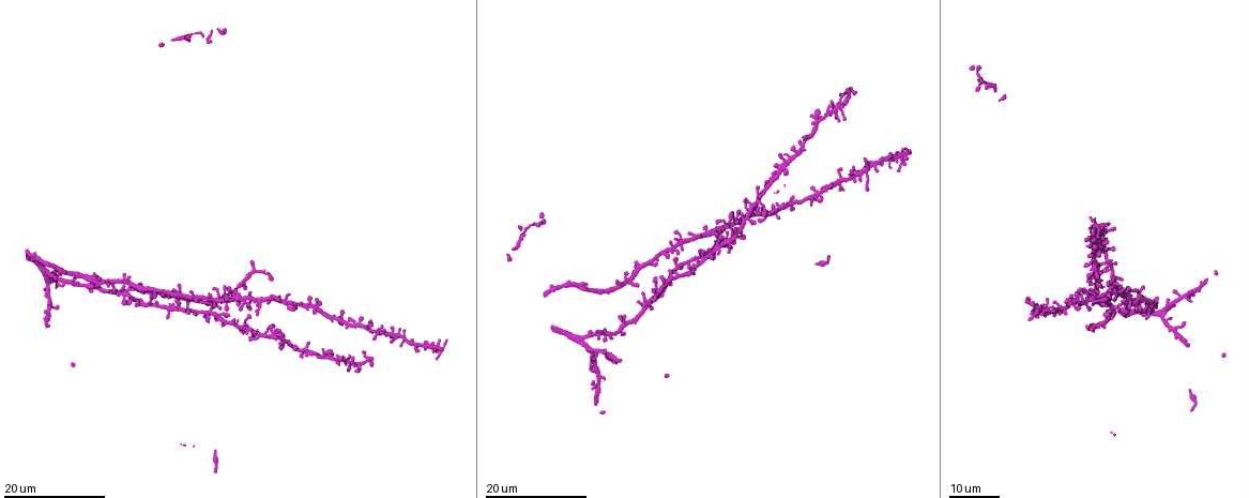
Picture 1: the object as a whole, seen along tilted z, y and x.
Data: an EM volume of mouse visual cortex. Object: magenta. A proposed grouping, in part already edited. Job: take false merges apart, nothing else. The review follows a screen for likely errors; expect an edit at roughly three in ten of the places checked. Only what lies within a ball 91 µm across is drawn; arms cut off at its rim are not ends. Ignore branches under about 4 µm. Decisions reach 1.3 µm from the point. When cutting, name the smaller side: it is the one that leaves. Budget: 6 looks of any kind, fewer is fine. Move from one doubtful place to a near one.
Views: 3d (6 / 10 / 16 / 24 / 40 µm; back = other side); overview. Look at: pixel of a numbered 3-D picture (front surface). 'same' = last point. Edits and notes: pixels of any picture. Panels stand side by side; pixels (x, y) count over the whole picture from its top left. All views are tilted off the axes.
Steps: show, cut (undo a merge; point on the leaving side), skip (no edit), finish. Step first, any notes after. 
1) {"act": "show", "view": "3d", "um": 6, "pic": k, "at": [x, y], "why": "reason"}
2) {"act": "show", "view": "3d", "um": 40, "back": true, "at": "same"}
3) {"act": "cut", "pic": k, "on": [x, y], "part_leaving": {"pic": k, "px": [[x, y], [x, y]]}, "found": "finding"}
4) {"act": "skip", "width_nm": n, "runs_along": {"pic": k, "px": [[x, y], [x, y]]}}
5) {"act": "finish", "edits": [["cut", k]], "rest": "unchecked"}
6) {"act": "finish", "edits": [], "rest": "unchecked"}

{"act": "show", "view": "3d", "um": 24, "pic": 1, "at": [634, 269], "why": "four arms meet"}

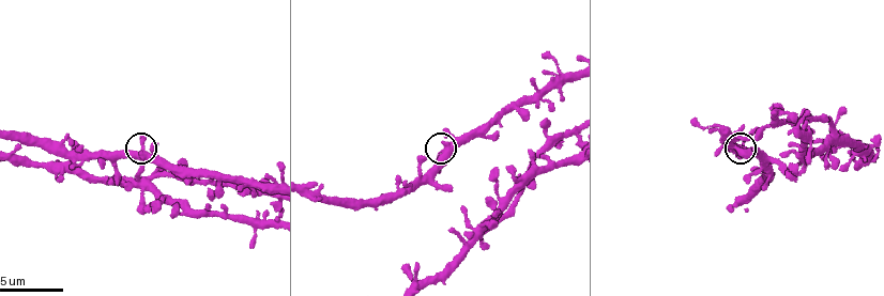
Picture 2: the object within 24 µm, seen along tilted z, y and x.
{"act": "show", "view": "3d", "um": 10, "pic": 2, "at": [443, 153]}

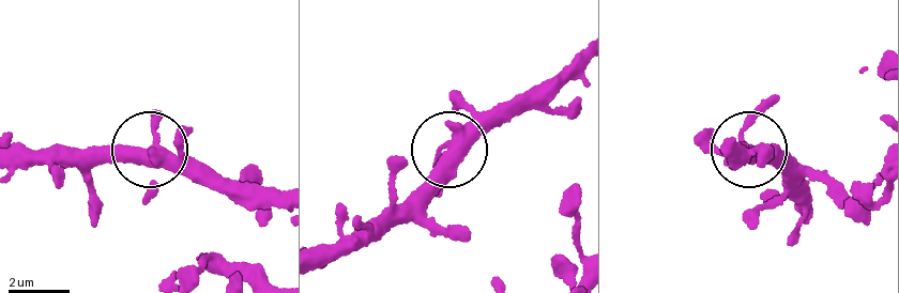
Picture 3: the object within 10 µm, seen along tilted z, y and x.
{"act": "show", "view": "3d", "um": 6, "pic": 3, "at": [454, 146], "why": "zoom in"}

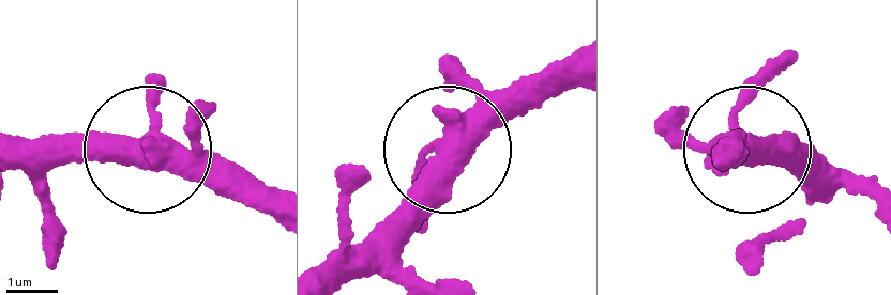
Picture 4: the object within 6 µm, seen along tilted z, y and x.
{"act": "skip", "side_arm_um": 23, "arms": 4, "found": "all the same cell"}

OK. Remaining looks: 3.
{"act": "show", "view": "3d", "um": 24, "pic": 1, "at": [719, 246], "why": "four arms meet"}

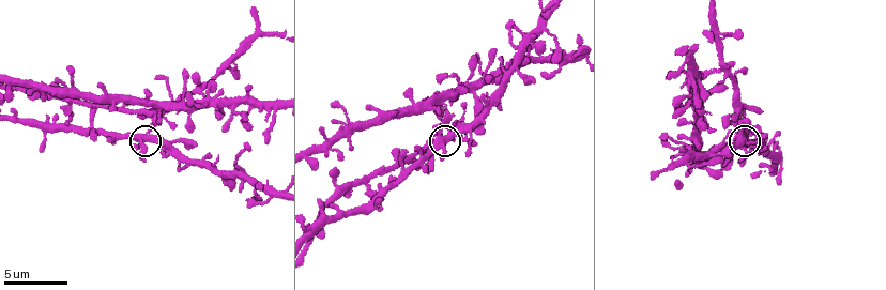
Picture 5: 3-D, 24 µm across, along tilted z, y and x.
{"act": "show", "view": "3d", "um": 6, "pic": 5, "at": [147, 141]}

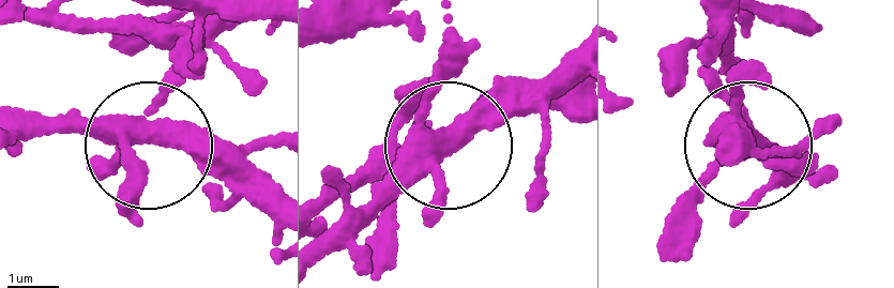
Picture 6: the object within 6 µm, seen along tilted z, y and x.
{"act": "skip", "side_arm_um": 47, "found": "all the same cell"}

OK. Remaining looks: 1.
{"act": "finish", "edits": [], "rest": "unchecked"}

